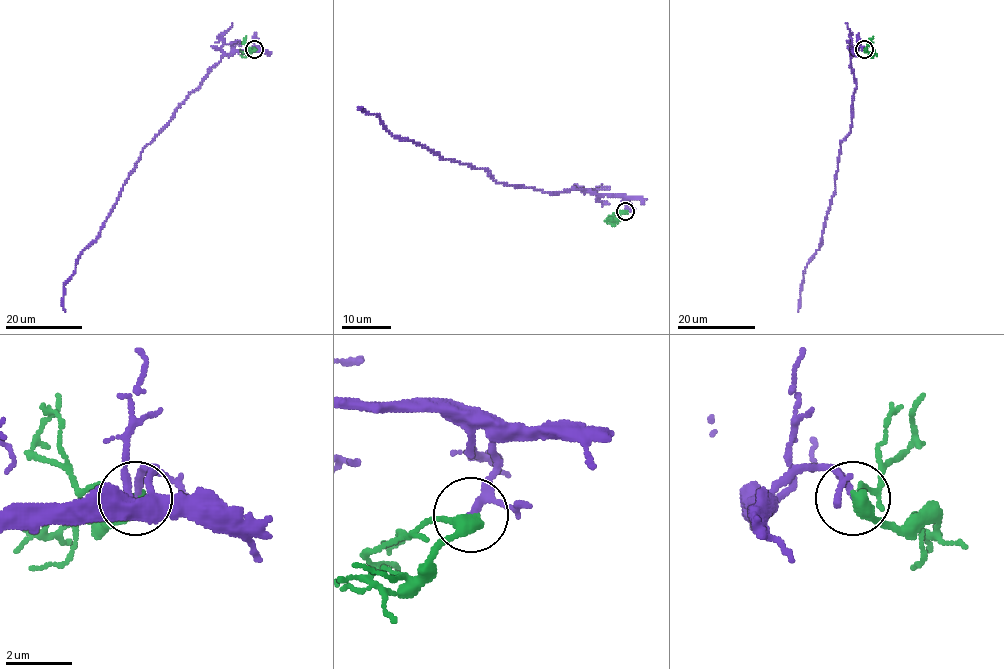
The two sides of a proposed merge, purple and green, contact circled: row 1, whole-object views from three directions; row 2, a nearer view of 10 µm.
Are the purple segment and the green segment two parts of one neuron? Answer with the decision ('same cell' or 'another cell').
same cell

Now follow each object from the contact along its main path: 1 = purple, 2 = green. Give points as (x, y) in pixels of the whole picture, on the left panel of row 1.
1: (254, 49), (221, 58), (144, 147), (99, 234), (79, 255), (64, 285), (64, 311)
2: (254, 49), (248, 47), (245, 36)

